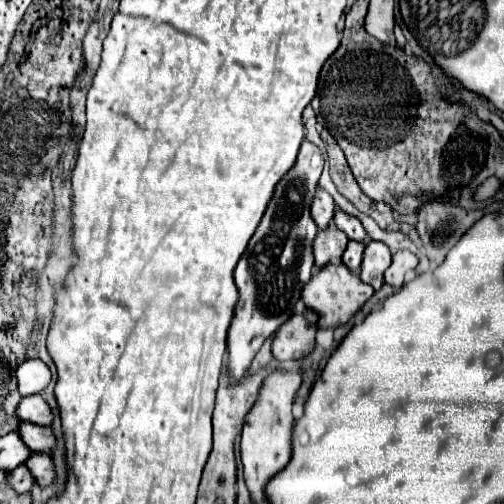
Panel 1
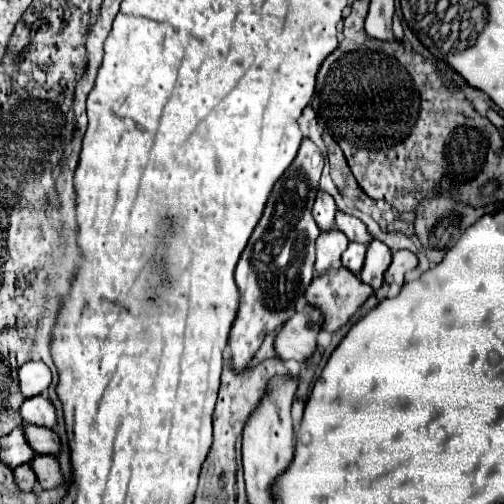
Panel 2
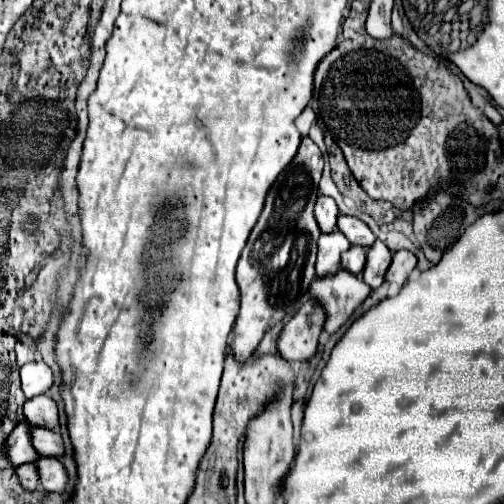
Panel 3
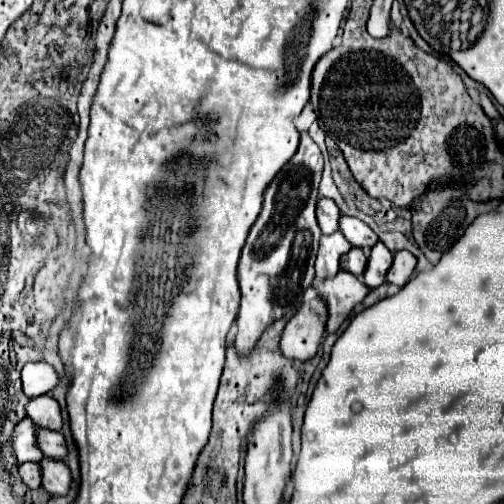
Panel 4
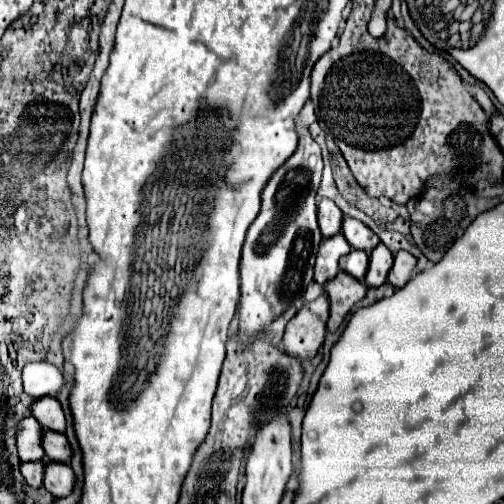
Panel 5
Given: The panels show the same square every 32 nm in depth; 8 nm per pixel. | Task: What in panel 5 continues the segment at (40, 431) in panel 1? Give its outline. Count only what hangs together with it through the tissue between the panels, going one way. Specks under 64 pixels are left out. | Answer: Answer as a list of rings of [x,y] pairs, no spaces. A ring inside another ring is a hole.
[[[52,430],[44,432],[44,452],[52,462],[56,460],[56,462],[68,464],[72,460],[72,448],[66,436],[60,432],[52,432]]]

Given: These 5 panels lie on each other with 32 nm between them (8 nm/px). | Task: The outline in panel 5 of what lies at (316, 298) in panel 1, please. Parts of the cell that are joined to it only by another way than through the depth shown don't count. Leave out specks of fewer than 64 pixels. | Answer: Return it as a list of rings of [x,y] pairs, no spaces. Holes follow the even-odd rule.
[[[338,272],[336,278],[328,280],[324,284],[324,290],[330,298],[330,320],[328,330],[336,332],[338,326],[344,322],[346,314],[352,310],[352,306],[366,296],[366,286],[356,280],[354,276],[348,276],[346,272]]]

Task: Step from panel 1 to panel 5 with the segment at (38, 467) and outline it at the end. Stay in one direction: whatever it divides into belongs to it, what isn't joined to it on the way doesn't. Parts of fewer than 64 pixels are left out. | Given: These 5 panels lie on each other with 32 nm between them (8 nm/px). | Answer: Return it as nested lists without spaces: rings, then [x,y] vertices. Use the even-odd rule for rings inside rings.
[[[56,462],[48,464],[48,468],[44,472],[44,488],[54,498],[64,498],[64,496],[72,494],[74,484],[76,484],[76,478],[74,478],[70,464],[56,464]]]

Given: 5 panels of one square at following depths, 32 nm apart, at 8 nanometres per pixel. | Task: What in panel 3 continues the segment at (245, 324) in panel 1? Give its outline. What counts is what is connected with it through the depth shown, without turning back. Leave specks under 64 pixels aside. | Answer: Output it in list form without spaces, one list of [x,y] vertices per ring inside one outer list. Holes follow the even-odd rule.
[[[302,136],[302,144],[294,160],[268,190],[264,210],[250,232],[236,268],[236,282],[242,294],[240,314],[234,328],[236,332],[230,344],[236,360],[248,360],[268,328],[294,316],[300,298],[306,294],[316,276],[314,262],[320,228],[314,218],[314,204],[318,198],[322,166],[324,160],[320,148],[310,140],[310,136]]]

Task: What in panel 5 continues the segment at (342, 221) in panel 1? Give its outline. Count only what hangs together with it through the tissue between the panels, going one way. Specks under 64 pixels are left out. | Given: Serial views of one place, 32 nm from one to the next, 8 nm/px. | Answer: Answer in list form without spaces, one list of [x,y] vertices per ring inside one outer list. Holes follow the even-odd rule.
[[[344,218],[342,232],[344,232],[348,244],[350,244],[352,248],[356,248],[356,250],[372,252],[372,250],[380,244],[380,238],[378,238],[366,224],[362,224],[360,220]]]

